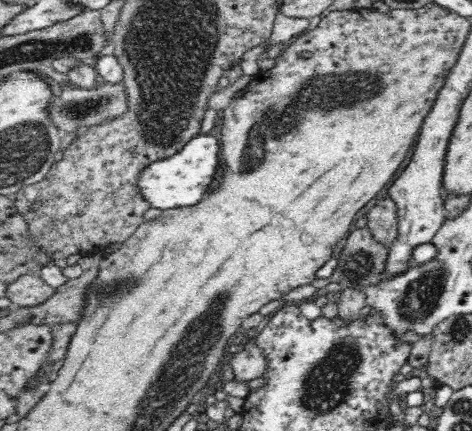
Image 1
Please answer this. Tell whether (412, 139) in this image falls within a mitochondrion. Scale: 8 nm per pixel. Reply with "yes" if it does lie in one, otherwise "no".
no

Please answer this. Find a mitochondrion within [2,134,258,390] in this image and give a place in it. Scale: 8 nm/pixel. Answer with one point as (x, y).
(115, 290)

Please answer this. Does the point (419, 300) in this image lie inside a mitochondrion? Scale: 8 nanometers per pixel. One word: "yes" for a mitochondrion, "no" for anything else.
yes

